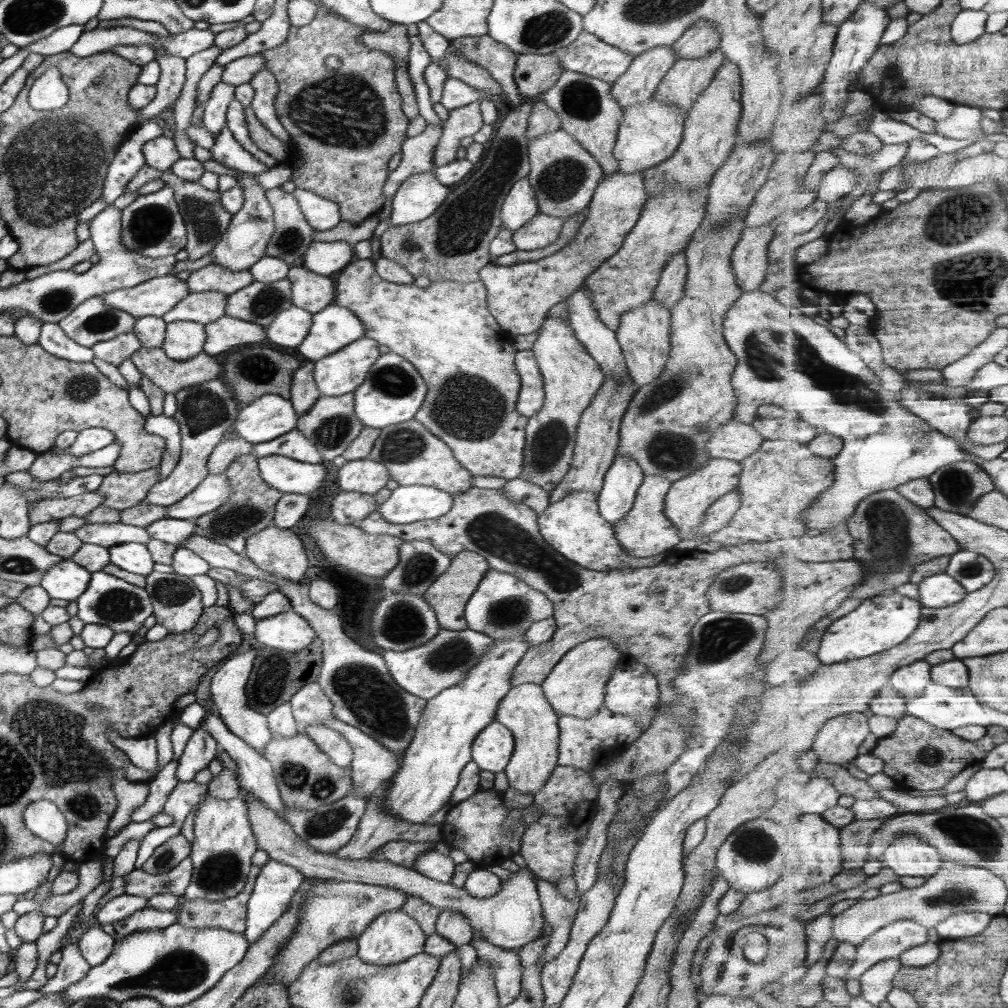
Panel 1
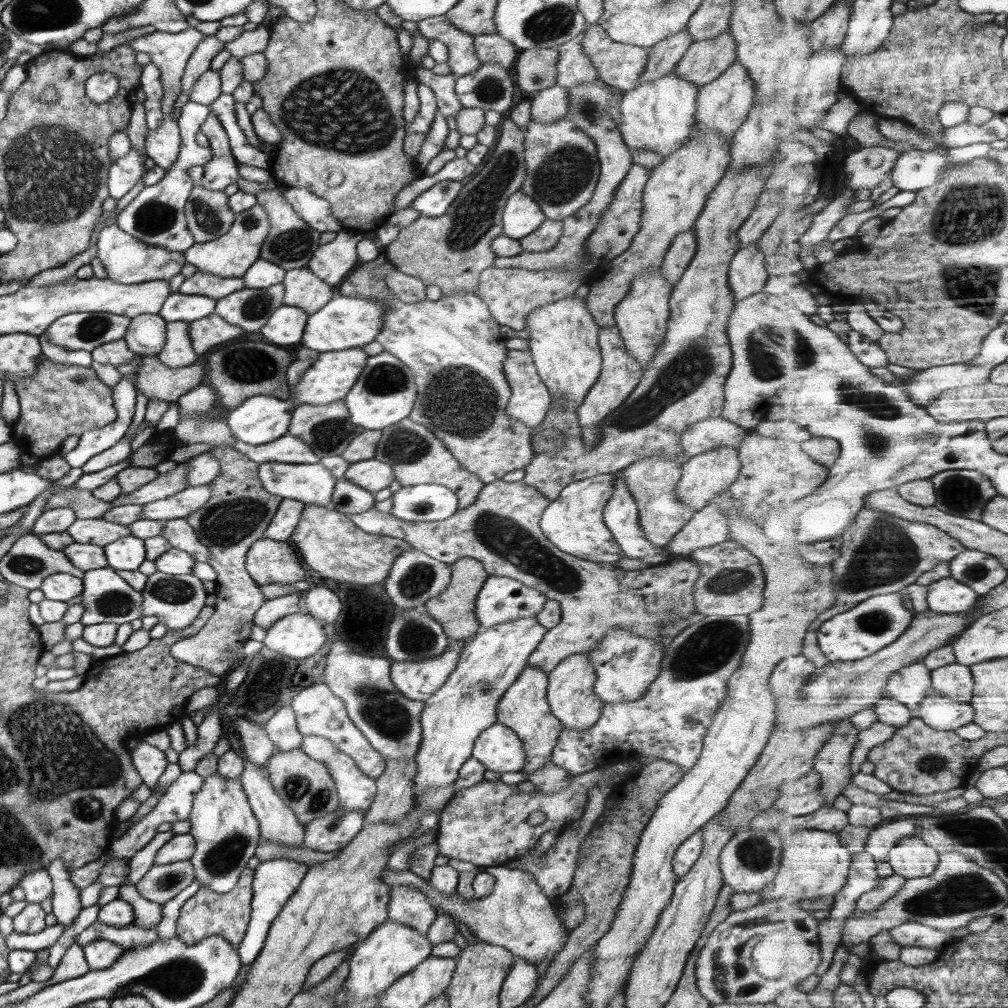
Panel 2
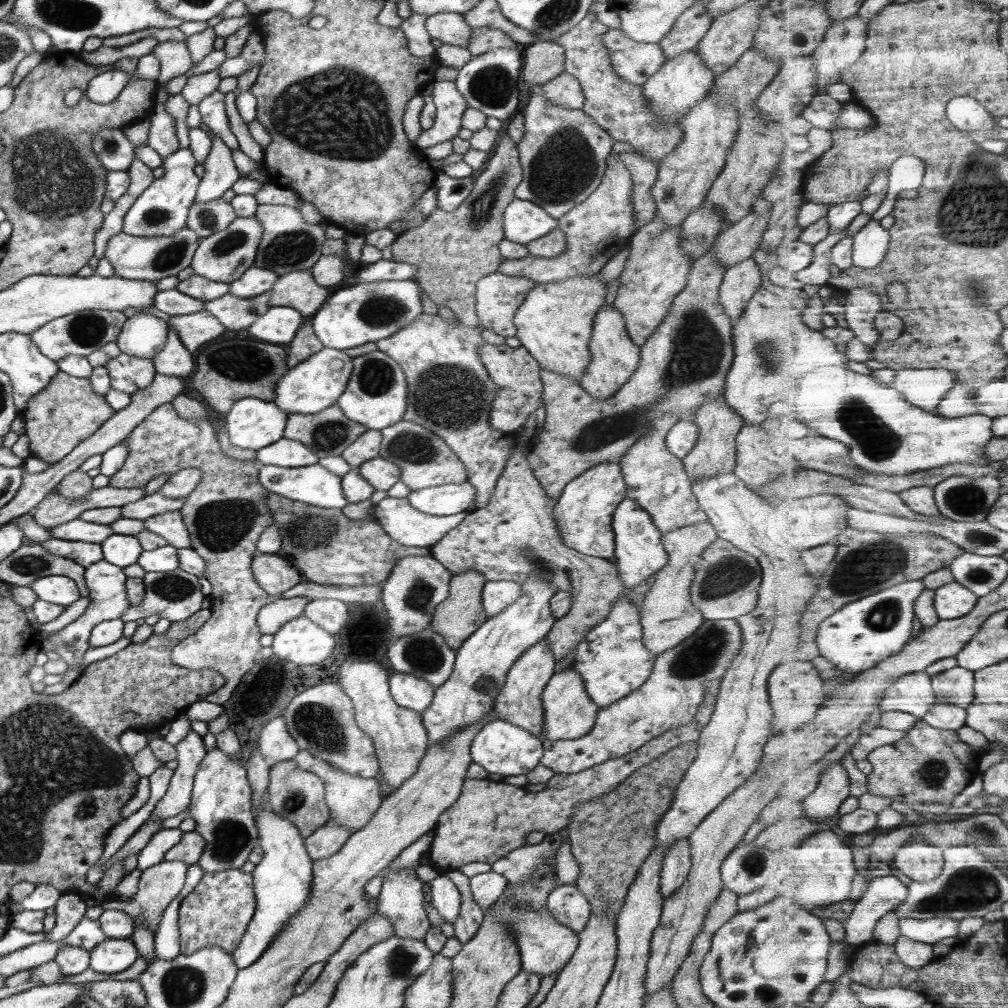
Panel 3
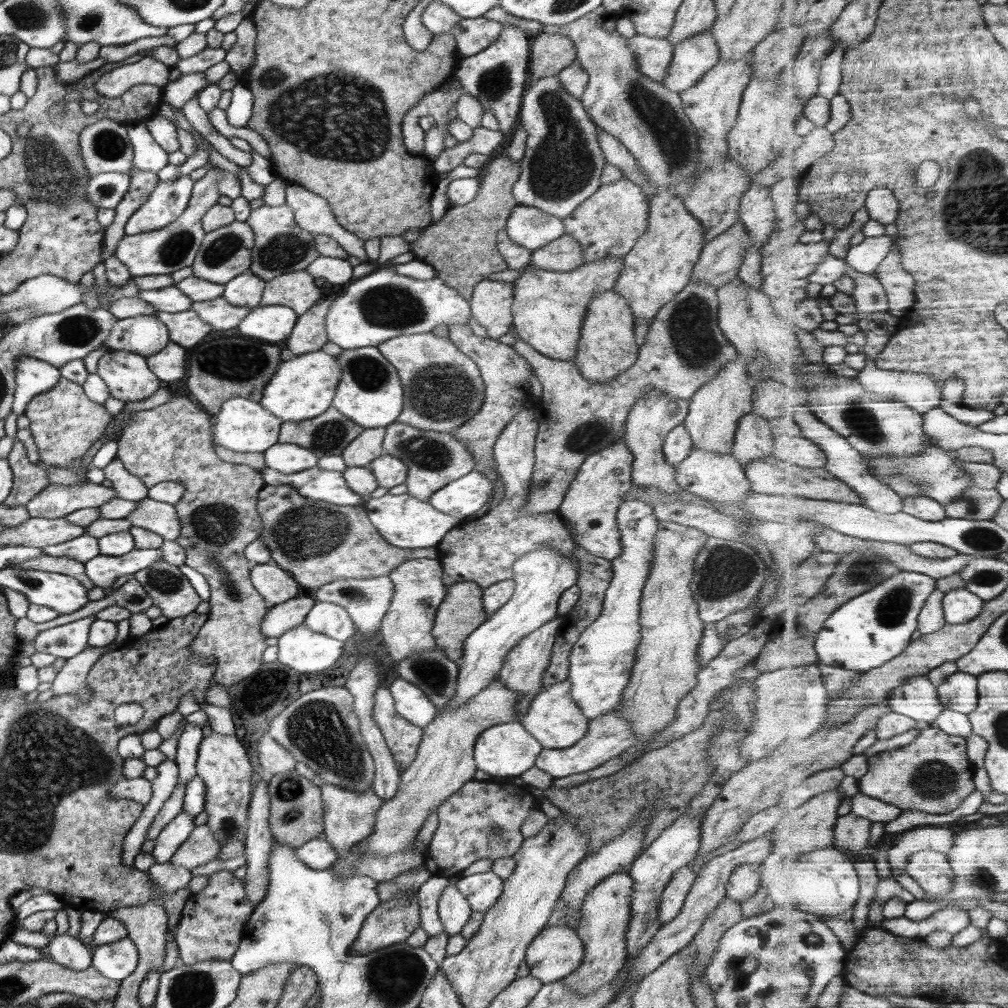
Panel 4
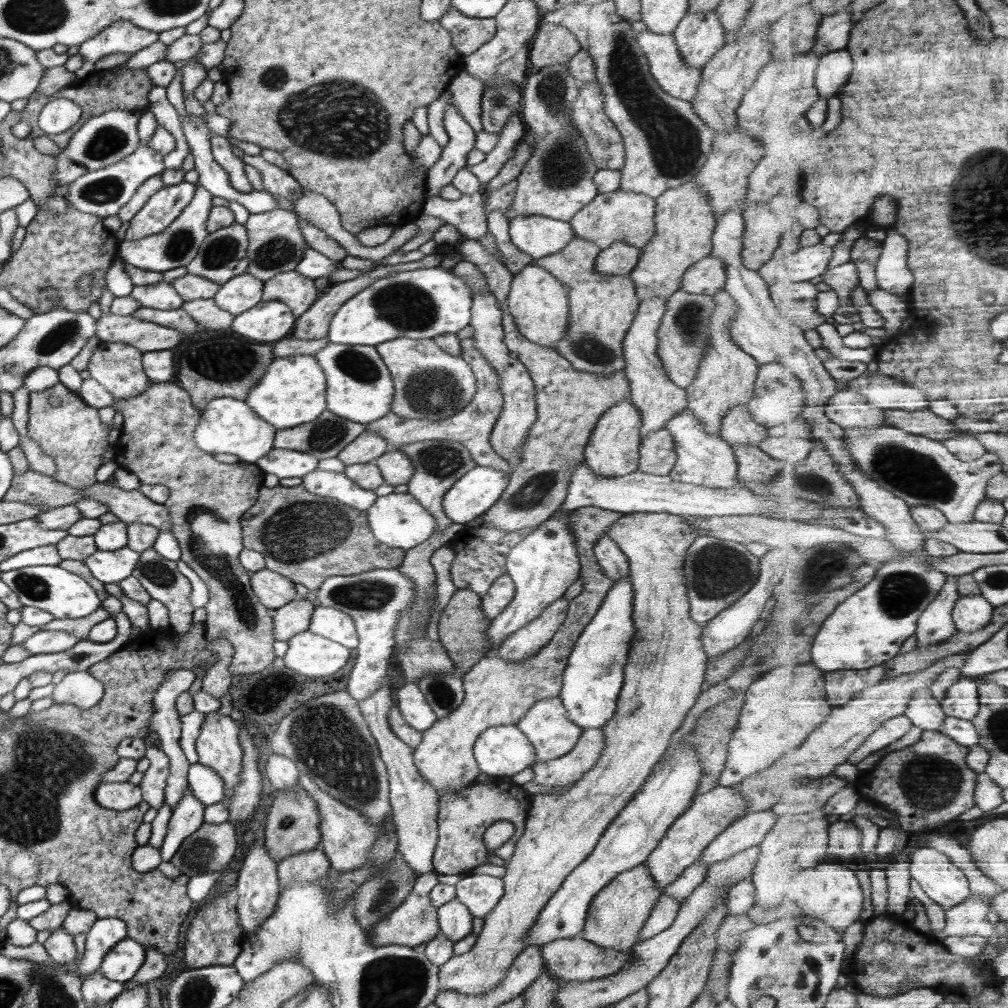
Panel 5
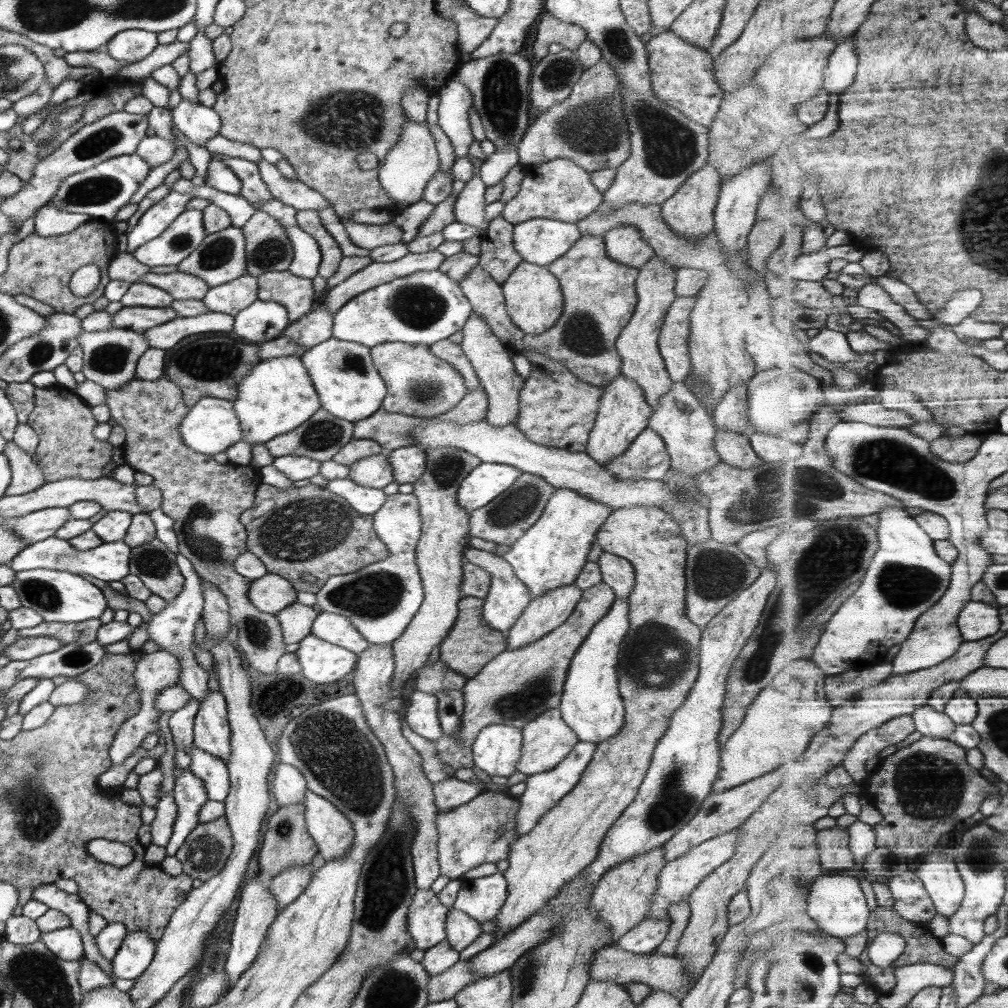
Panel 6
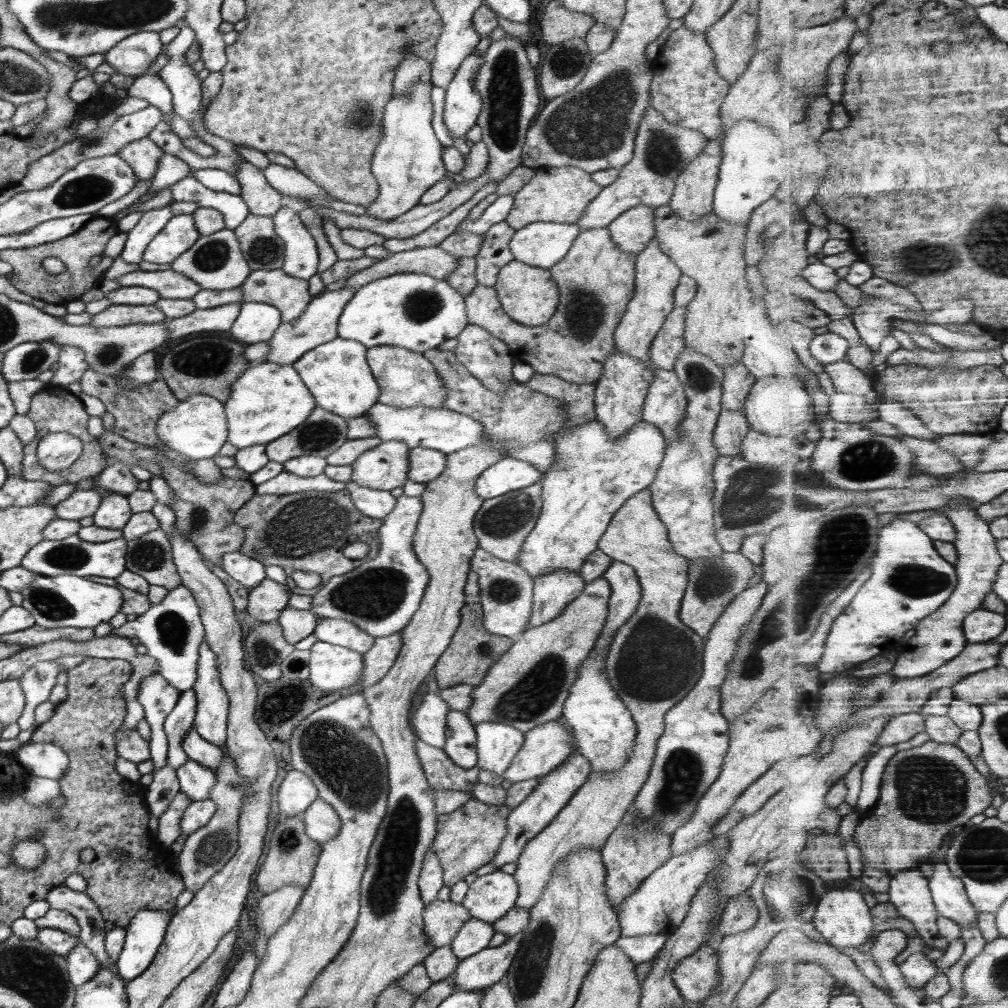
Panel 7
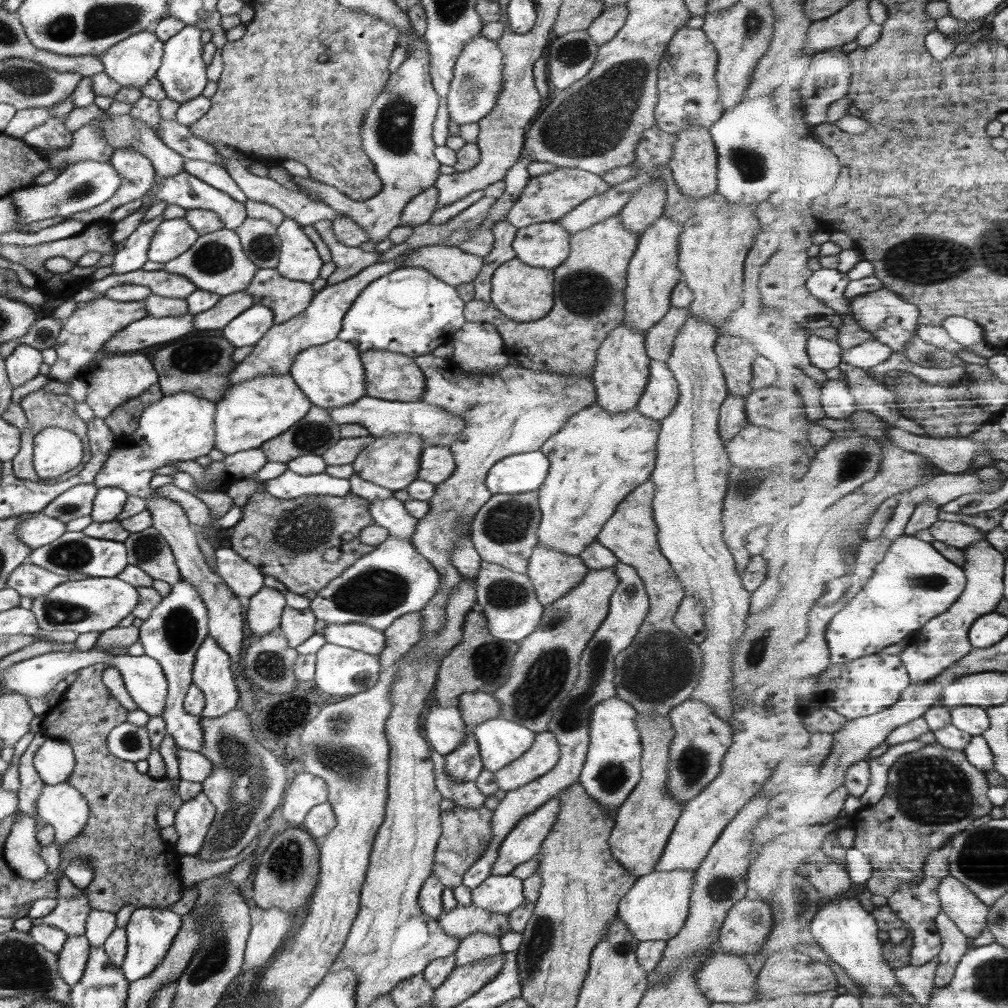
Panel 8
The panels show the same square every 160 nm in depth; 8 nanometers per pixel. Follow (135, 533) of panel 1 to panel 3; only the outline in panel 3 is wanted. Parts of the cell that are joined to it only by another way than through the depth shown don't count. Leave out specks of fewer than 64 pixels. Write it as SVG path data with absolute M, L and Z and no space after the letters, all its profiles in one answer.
M80 517L64 524L57 524L56 527L46 530L50 533L50 538L95 544L104 543L110 534L114 534L110 525L86 522Z

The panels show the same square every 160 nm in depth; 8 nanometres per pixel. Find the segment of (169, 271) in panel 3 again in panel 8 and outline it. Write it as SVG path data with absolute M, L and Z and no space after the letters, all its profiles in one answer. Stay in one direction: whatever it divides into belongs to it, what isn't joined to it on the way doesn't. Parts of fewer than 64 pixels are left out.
M164 219L152 235L148 260L166 263L186 252L198 237L186 219Z

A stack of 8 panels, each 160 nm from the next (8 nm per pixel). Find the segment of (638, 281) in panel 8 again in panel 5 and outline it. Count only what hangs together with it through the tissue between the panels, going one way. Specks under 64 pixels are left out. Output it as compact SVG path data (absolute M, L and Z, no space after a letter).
M647 298L640 301L632 326L623 340L625 356L624 372L629 384L631 403L641 414L642 426L640 436L646 436L665 427L671 418L680 414L687 407L687 392L676 386L663 369L662 361L657 355L658 330L666 312L667 298Z

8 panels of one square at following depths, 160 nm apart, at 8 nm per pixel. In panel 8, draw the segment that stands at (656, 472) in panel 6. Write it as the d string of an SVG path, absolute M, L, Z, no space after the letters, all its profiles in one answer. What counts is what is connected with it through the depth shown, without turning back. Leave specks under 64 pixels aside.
M593 403L571 416L566 424L539 448L549 460L548 476L537 490L541 510L538 545L550 551L566 552L578 557L587 545L597 540L598 533L616 512L616 507L643 482L651 478L656 462L656 447L661 422L648 418L635 409L610 414Z

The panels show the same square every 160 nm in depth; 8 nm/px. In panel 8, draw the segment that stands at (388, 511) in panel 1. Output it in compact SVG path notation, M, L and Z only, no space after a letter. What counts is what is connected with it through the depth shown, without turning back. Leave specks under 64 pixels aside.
M538 449L506 456L488 471L485 485L494 494L537 491L548 476L549 460Z

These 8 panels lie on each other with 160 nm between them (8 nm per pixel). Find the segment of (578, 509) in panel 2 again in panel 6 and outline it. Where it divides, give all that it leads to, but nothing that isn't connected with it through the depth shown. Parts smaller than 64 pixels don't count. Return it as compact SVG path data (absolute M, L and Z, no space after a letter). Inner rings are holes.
M619 374L604 390L585 450L590 458L603 466L628 450L632 441L648 426L653 413L653 407L646 402L642 388L623 374ZM604 551L597 562L602 572L602 582L612 588L616 600L628 600L636 579L635 569L630 562Z

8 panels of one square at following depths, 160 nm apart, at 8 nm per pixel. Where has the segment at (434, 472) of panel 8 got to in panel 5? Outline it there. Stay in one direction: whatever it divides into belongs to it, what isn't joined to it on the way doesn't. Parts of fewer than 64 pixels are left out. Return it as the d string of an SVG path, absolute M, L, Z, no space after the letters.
M399 448L386 451L382 456L372 461L381 472L385 484L396 486L407 484L414 474L414 467L405 452Z

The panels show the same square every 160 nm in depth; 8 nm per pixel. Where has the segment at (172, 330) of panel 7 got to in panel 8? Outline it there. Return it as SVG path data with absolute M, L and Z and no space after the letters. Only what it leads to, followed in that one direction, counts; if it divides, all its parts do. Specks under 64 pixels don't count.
M245 290L221 296L210 310L194 315L194 330L221 331L226 324L252 305L252 295Z

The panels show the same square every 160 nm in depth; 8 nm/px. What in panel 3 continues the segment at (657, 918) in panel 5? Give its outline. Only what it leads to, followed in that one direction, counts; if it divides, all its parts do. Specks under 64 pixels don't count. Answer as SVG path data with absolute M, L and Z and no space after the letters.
M678 839L663 858L660 871L660 892L663 898L669 897L685 880L691 867L690 843Z

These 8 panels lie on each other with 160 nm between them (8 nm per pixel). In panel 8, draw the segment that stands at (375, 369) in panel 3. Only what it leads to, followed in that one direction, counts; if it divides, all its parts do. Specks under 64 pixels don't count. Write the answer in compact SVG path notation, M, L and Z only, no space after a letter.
M338 337L300 352L293 360L289 374L309 401L323 409L346 406L366 395L365 368L361 361L361 352L352 343Z

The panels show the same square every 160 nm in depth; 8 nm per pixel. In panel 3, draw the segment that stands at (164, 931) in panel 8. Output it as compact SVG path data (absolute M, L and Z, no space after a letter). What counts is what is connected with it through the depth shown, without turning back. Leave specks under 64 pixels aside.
M131 937L125 939L106 939L90 951L89 967L100 974L116 974L130 968L139 950Z

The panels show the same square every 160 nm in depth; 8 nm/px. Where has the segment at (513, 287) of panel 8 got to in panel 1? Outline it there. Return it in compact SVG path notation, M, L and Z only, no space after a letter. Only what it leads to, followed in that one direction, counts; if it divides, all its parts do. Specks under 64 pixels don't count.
M545 317L531 351L539 364L545 399L540 410L527 419L522 472L519 477L549 493L564 478L572 462L581 414L605 381L605 373L576 340L567 319Z

